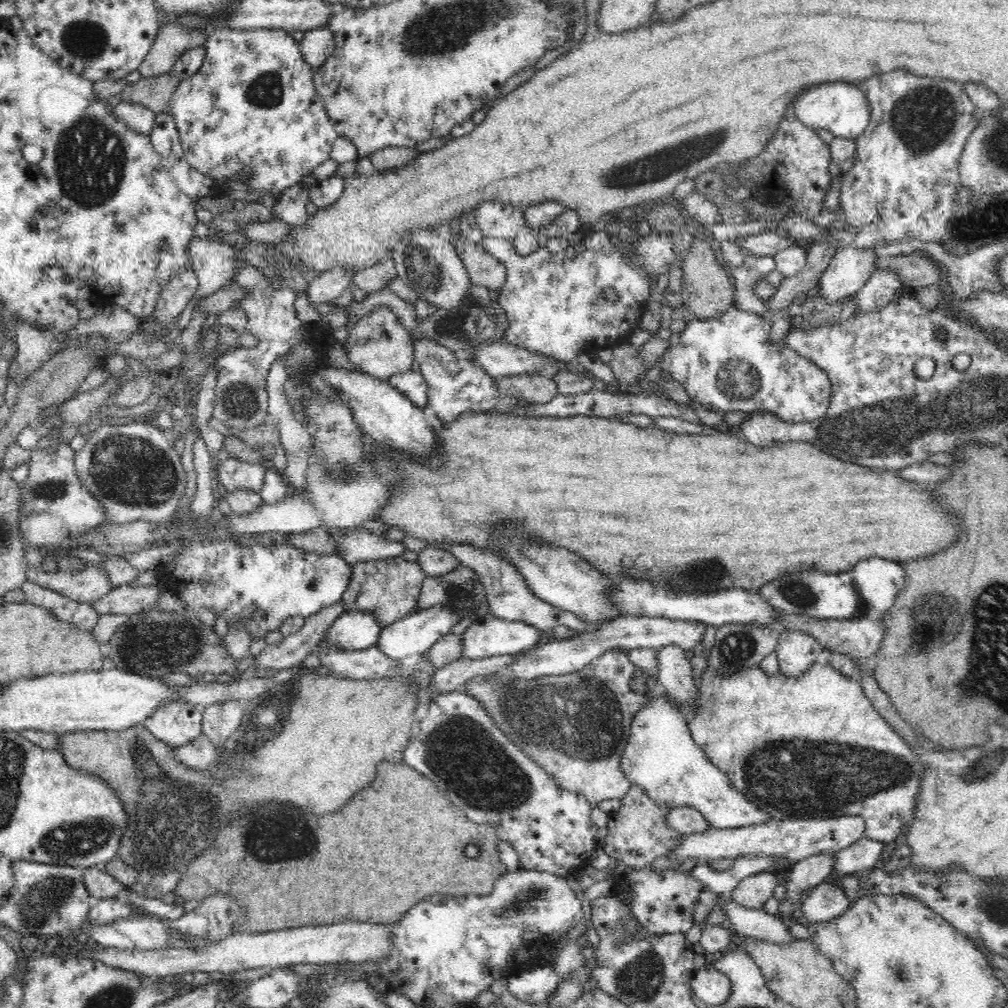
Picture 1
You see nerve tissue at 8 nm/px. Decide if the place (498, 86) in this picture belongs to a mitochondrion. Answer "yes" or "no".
no

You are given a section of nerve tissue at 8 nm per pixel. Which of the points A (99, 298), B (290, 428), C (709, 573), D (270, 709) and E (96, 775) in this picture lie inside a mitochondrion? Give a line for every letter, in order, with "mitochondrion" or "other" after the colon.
A: other
B: other
C: mitochondrion
D: mitochondrion
E: other

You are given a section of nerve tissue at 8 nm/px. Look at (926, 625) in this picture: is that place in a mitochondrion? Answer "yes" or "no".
no

